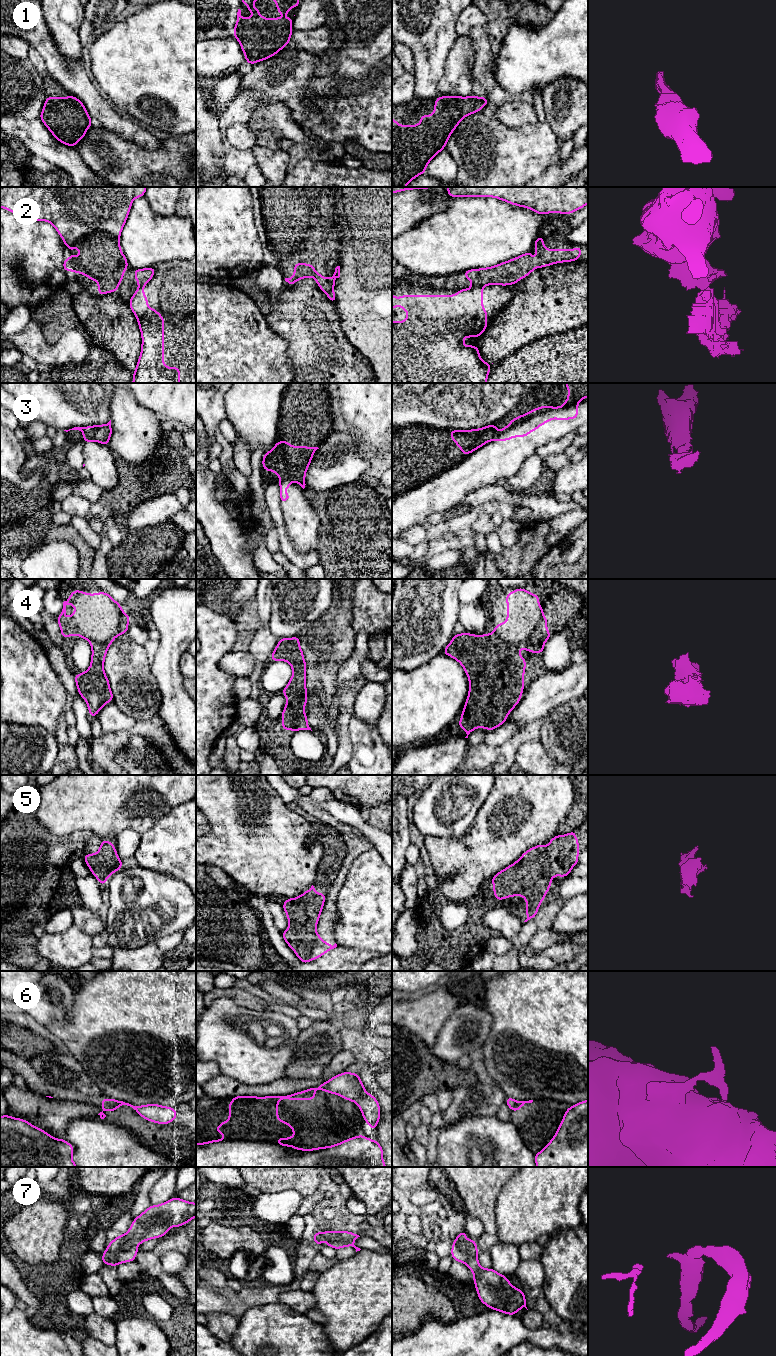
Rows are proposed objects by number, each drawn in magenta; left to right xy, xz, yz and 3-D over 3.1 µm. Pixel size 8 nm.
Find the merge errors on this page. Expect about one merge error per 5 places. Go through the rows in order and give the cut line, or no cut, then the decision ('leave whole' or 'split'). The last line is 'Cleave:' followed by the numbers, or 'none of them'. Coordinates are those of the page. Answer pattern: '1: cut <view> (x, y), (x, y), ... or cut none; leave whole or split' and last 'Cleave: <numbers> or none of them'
1: cut none; leave whole
2: cut yz (482, 286), (472, 287); split
3: cut none; leave whole
4: cut none; leave whole
5: cut none; leave whole
6: cut xy (101, 1105), (117, 1106); split
7: cut none; leave whole
Cleave: 2, 6

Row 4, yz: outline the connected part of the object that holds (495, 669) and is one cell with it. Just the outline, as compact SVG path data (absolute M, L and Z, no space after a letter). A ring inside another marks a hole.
M517 588L506 594L507 620L494 626L494 633L474 635L467 632L456 634L442 653L457 660L464 668L469 679L469 692L465 702L461 720L458 725L468 735L476 728L486 728L492 731L504 724L508 714L519 703L524 690L523 675L526 672L527 660L520 656L519 649L523 648L531 653L543 653L545 642L552 636L547 630L547 617L543 615L543 607L539 605L539 595L532 594L524 588Z

